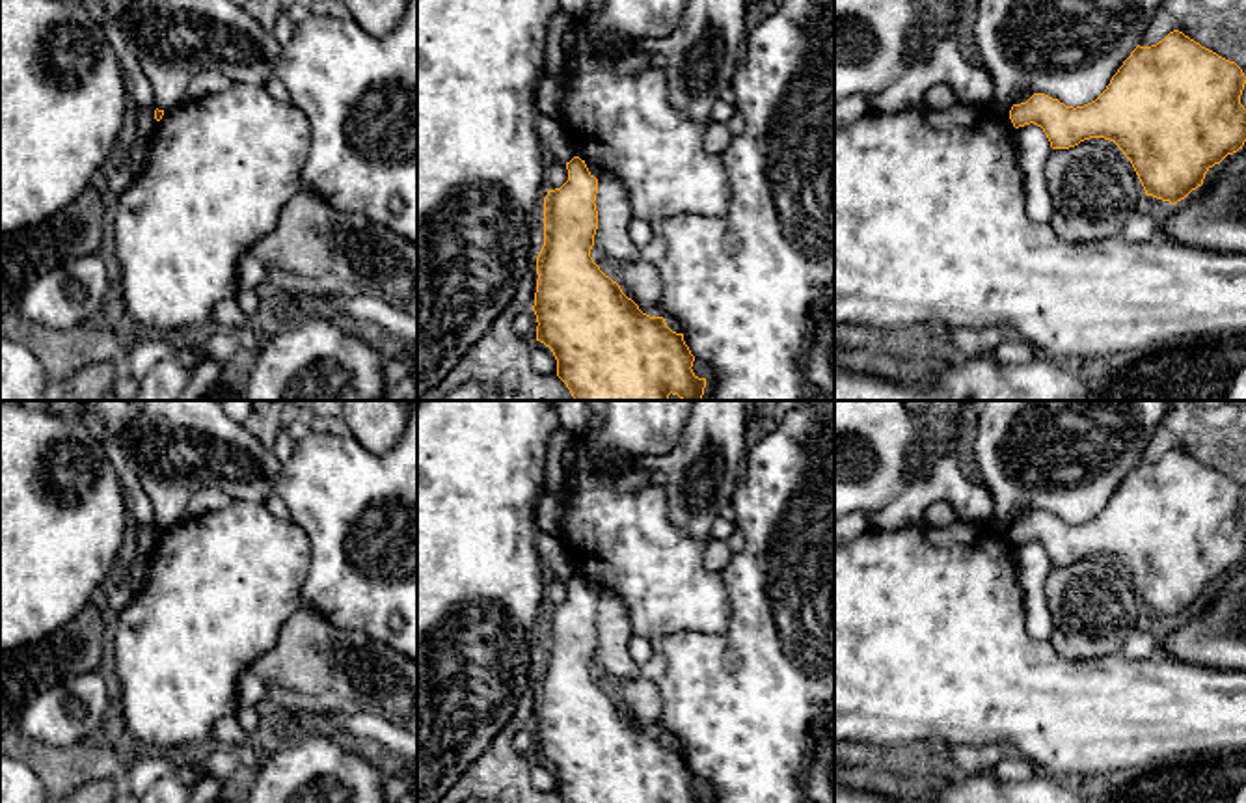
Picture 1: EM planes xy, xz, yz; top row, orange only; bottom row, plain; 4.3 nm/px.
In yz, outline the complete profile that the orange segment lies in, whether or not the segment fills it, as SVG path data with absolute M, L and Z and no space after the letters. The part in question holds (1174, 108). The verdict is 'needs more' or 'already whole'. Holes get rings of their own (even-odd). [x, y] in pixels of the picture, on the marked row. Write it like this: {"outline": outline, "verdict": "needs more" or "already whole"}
{"outline": "M1179 30L1151 47L1136 47L1106 89L1084 106L1065 106L1045 93L1013 104L1015 129L1037 125L1052 149L1069 149L1090 138L1114 142L1131 160L1145 196L1175 205L1203 184L1205 173L1246 142L1246 108L1240 95L1242 69L1201 47Z", "verdict": "already whole"}

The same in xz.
{"outline": "M574 157L566 162L568 181L555 190L548 190L544 197L544 246L536 257L536 293L533 311L536 315L536 341L544 343L551 348L557 360L557 376L566 384L574 401L669 401L669 395L678 395L682 401L700 401L706 388L706 378L698 378L693 373L695 356L684 341L684 333L672 332L663 317L650 317L639 309L639 306L628 298L620 285L605 276L600 266L590 257L590 250L594 246L594 235L598 229L598 211L596 211L596 194L598 194L598 179L589 171L585 160Z", "verdict": "already whole"}

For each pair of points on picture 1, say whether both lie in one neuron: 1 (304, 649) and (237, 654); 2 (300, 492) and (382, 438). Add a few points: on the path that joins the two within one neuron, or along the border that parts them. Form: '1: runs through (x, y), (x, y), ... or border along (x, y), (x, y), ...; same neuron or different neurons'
1: border along (291, 615), (276, 641), (250, 667); different neurons
2: border along (351, 435), (377, 453), (384, 453), (397, 444); different neurons

